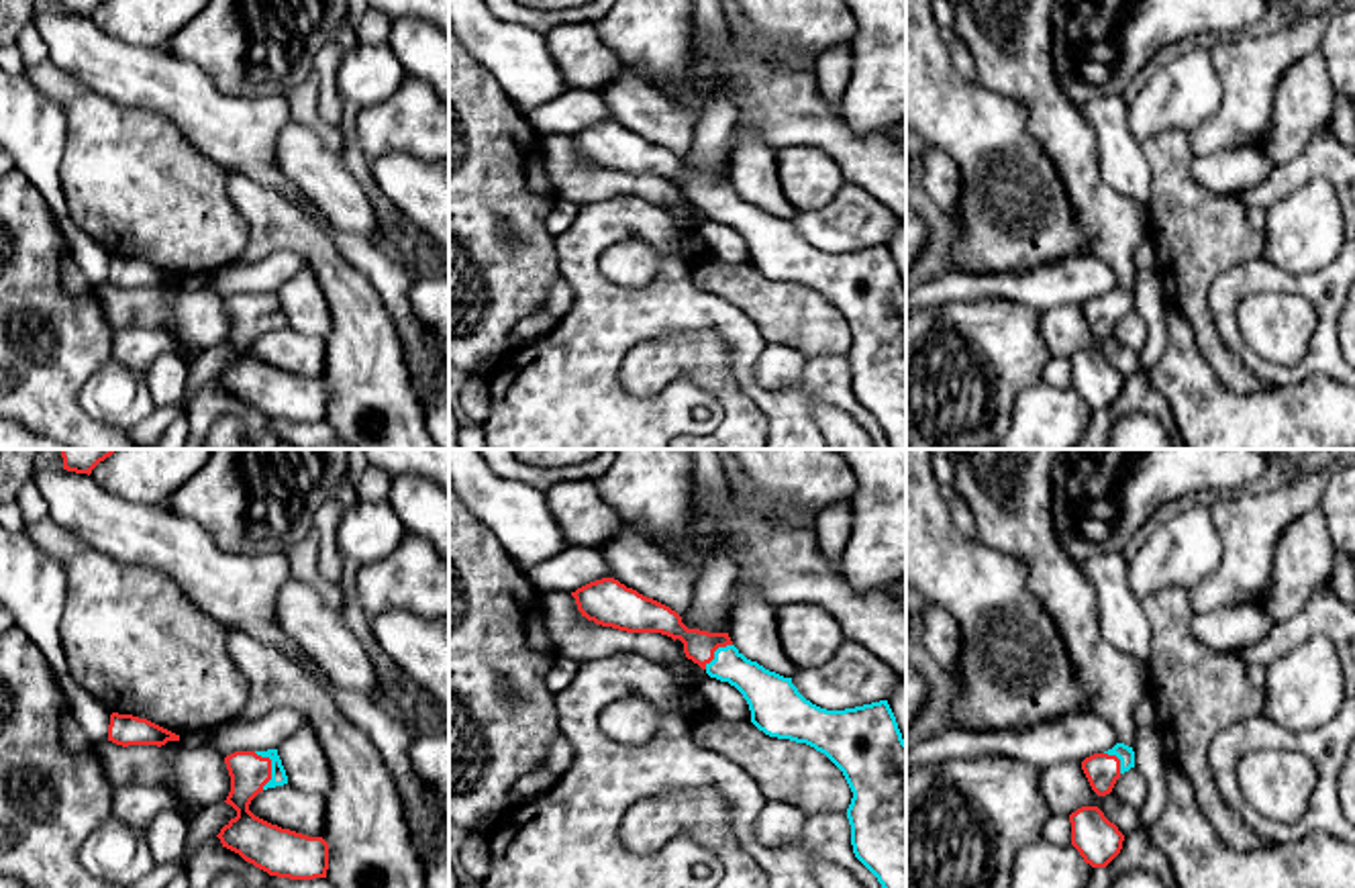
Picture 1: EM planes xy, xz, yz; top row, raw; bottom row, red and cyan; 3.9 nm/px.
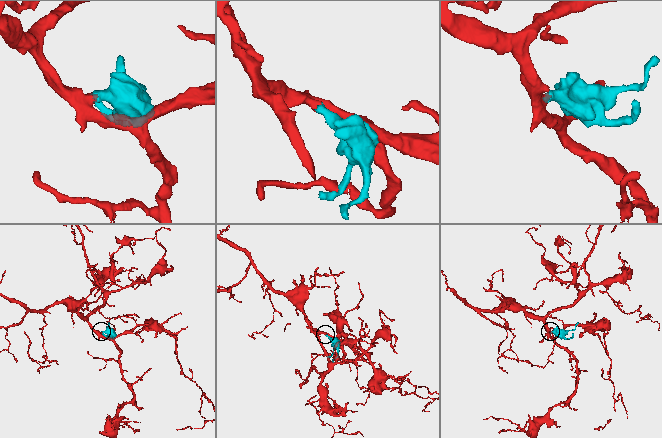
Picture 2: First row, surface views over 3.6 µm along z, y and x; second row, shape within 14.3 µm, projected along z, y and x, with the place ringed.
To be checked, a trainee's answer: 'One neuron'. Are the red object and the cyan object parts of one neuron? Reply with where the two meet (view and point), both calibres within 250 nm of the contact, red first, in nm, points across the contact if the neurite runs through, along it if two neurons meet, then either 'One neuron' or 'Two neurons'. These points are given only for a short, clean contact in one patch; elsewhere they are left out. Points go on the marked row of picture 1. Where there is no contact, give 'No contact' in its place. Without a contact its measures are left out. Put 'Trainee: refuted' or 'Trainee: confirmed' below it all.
Touches red at xy (270, 766). Thickness 160 nm (red) against 60 nm. One neuron
Trainee: confirmed

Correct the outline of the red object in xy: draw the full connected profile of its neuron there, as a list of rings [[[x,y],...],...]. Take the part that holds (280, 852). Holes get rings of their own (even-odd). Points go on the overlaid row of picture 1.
[[[278,749],[235,751],[224,757],[224,763],[231,776],[231,792],[224,802],[237,810],[237,817],[216,835],[222,847],[269,876],[290,880],[327,878],[329,843],[322,837],[282,829],[249,810],[259,792],[288,784]]]

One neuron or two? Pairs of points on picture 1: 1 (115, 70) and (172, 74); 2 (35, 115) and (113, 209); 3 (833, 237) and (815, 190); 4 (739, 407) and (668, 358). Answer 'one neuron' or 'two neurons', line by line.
1: one neuron
2: two neurons
3: two neurons
4: one neuron

